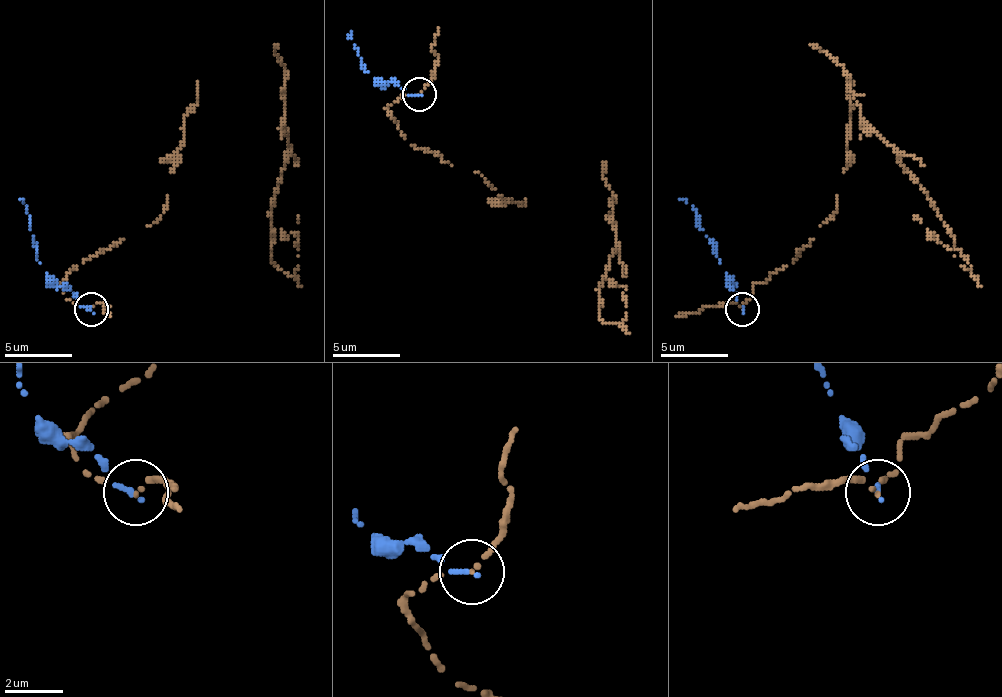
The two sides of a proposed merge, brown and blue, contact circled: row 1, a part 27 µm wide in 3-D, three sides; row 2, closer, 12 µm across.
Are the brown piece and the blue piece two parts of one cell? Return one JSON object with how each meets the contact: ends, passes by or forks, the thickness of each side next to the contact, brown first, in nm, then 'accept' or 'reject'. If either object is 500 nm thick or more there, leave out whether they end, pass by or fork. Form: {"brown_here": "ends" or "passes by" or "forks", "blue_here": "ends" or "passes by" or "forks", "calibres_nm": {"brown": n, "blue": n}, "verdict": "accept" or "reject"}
{"brown_here": "passes by", "blue_here": "ends", "calibres_nm": {"brown": 130, "blue": 180}, "verdict": "reject"}

